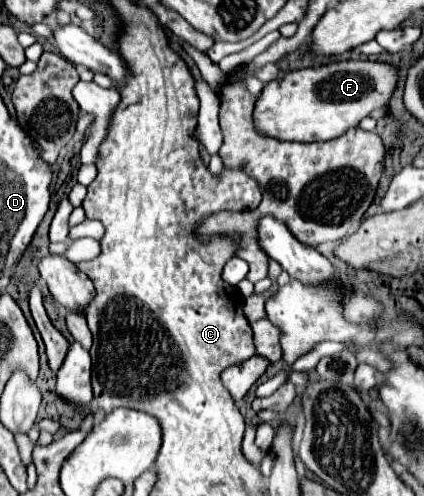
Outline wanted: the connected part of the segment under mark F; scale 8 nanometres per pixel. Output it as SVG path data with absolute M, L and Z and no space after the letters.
M348 60L348 62L334 62L316 68L304 68L296 72L288 72L282 78L268 82L254 104L254 128L262 136L272 136L276 140L286 142L320 142L332 140L346 132L348 128L358 126L362 118L370 112L384 108L390 100L390 94L396 86L396 70L390 64L368 62L368 60Z

